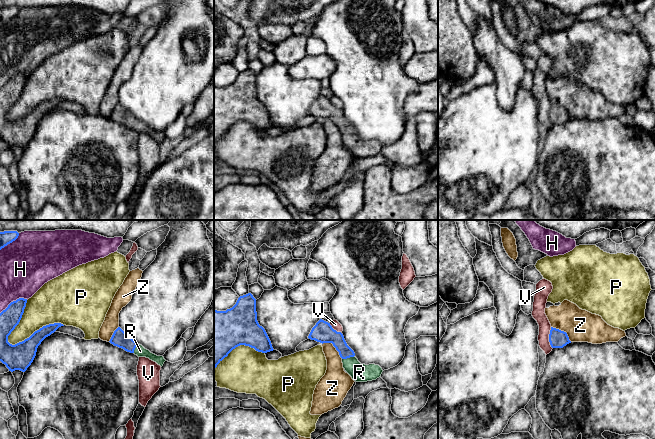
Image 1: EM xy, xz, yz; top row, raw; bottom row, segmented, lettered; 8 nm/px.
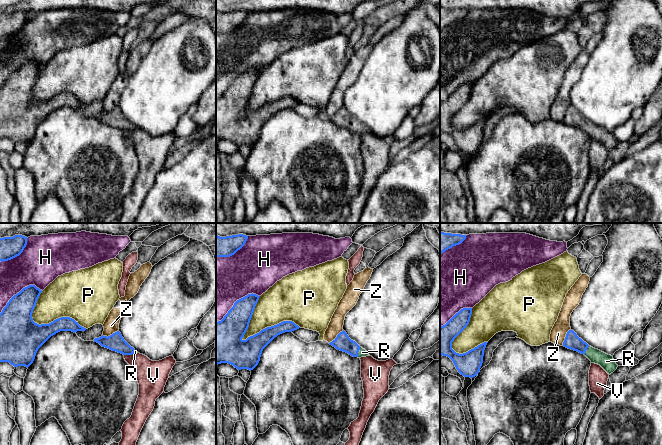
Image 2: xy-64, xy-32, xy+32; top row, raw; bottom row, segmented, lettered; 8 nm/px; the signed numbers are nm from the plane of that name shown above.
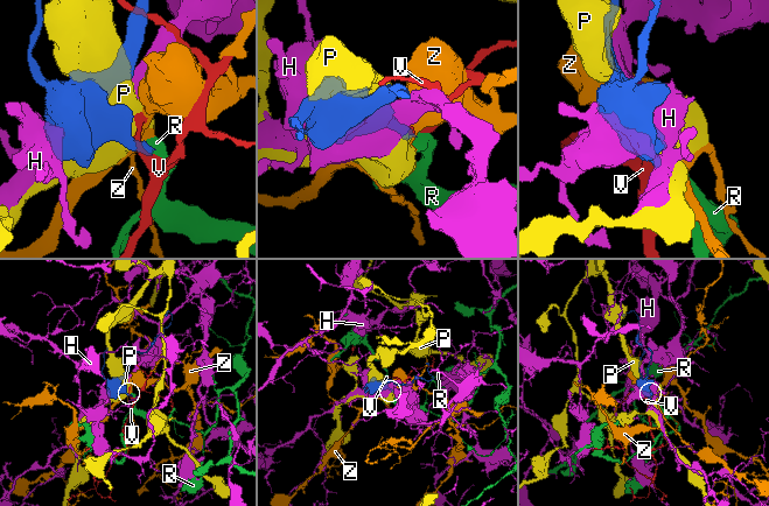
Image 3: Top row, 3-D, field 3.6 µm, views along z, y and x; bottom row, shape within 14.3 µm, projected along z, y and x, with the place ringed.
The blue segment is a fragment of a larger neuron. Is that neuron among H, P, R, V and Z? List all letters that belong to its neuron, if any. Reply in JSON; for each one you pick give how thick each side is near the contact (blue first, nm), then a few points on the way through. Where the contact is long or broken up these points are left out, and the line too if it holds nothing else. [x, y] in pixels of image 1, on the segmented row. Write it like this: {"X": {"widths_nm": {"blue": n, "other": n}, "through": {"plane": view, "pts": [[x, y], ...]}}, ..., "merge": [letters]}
{"R": {"widths_nm": {"blue": 140, "other": 150}, "through": {"plane": "xz", "pts": [[327, 334], [345, 351], [348, 357], [350, 363], [359, 372]]}}, "merge": ["R"]}

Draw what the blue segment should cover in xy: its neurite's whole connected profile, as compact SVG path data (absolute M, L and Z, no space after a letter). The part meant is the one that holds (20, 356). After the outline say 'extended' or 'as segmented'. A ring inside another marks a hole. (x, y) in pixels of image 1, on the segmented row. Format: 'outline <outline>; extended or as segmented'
outline M19 298L11 302L8 307L0 313L0 361L6 365L9 371L20 370L25 372L33 362L37 348L41 342L59 327L61 323L43 326L35 331L29 338L15 345L8 342L8 336L19 324L27 299Z; as segmented

